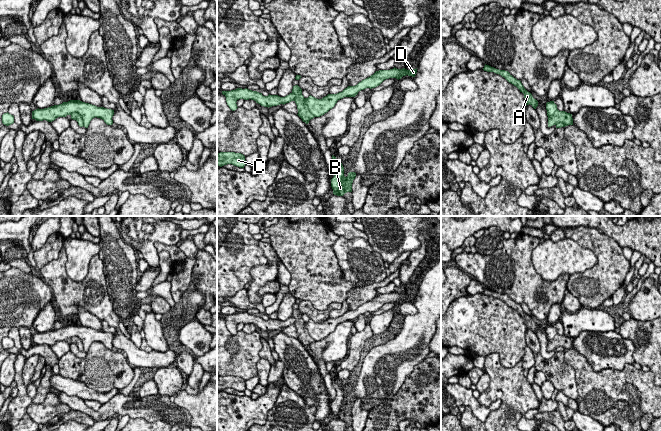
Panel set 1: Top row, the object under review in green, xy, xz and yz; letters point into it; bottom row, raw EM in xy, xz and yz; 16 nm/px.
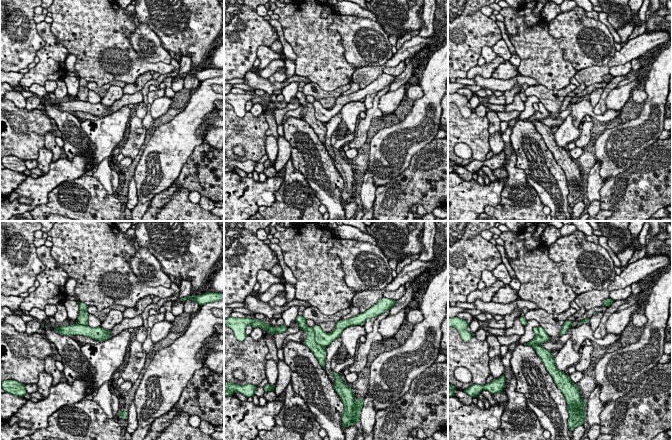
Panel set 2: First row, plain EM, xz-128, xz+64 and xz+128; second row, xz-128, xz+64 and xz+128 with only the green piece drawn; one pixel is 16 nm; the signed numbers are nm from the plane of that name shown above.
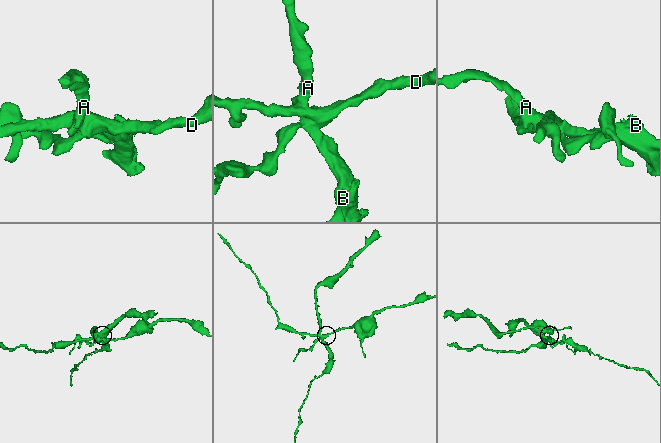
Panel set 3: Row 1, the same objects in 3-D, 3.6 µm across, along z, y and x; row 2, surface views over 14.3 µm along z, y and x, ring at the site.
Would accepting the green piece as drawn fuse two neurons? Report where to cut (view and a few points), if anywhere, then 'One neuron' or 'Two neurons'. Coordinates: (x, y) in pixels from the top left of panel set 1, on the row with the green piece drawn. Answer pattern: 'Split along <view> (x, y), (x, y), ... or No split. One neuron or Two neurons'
Split along xy (72, 112), (77, 112), (80, 115), (83, 125). Two neurons

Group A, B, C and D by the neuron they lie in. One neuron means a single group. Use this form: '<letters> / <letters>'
A B / C D

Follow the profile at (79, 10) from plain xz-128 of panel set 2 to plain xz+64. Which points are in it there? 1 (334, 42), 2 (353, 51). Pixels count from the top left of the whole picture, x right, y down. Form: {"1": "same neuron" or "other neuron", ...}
{"1": "same neuron", "2": "other neuron"}

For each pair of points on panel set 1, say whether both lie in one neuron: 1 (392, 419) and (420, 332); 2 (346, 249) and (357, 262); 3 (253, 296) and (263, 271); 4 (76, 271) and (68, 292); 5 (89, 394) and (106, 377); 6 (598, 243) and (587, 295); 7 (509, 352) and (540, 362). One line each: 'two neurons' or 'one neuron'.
1: two neurons
2: one neuron
3: one neuron
4: two neurons
5: two neurons
6: one neuron
7: two neurons

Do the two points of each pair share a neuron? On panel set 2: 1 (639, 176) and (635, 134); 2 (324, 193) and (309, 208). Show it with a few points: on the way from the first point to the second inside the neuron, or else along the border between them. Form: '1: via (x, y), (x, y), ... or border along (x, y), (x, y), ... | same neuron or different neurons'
1: border along (656, 140), (643, 148), (622, 172) | different neurons
2: border along (305, 179), (321, 203) | different neurons

